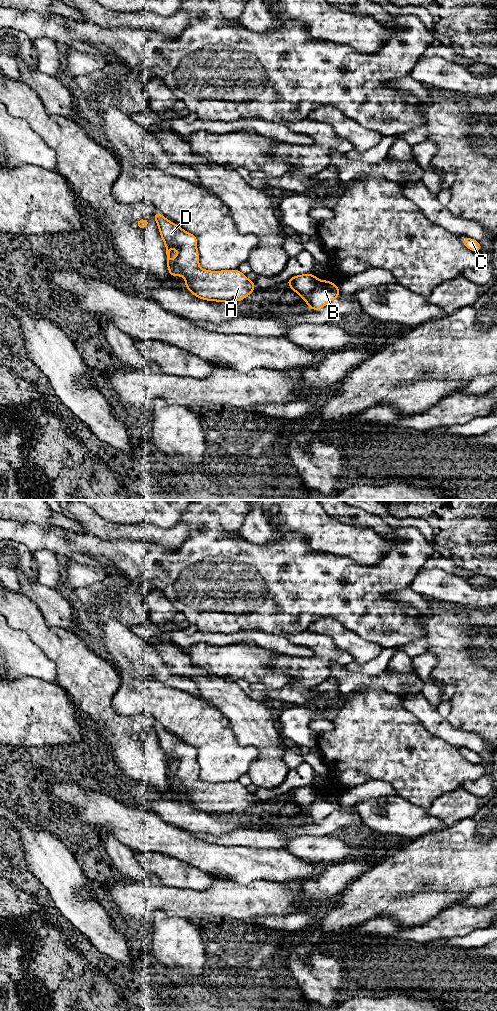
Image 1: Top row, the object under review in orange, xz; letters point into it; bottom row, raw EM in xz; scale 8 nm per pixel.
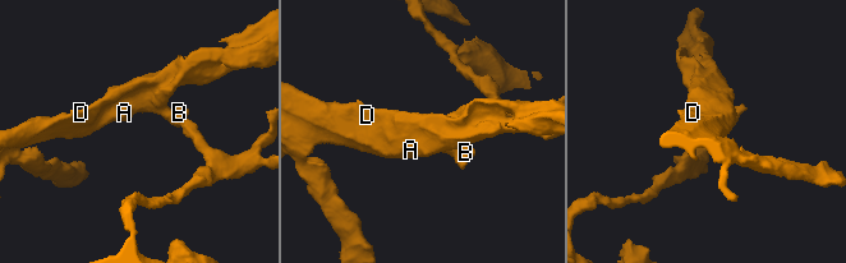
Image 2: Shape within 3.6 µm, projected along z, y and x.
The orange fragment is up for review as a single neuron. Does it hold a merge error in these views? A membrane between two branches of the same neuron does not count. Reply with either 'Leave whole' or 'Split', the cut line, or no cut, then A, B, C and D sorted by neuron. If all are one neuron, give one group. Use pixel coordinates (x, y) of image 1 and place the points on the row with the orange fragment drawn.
Split. Split along xz (319, 280), (306, 300). Groups: A D / B C

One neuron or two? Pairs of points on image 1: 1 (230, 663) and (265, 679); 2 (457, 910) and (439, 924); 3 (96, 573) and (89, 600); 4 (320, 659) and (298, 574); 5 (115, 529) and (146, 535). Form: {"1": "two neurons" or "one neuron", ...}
{"1": "one neuron", "2": "one neuron", "3": "two neurons", "4": "two neurons", "5": "one neuron"}

